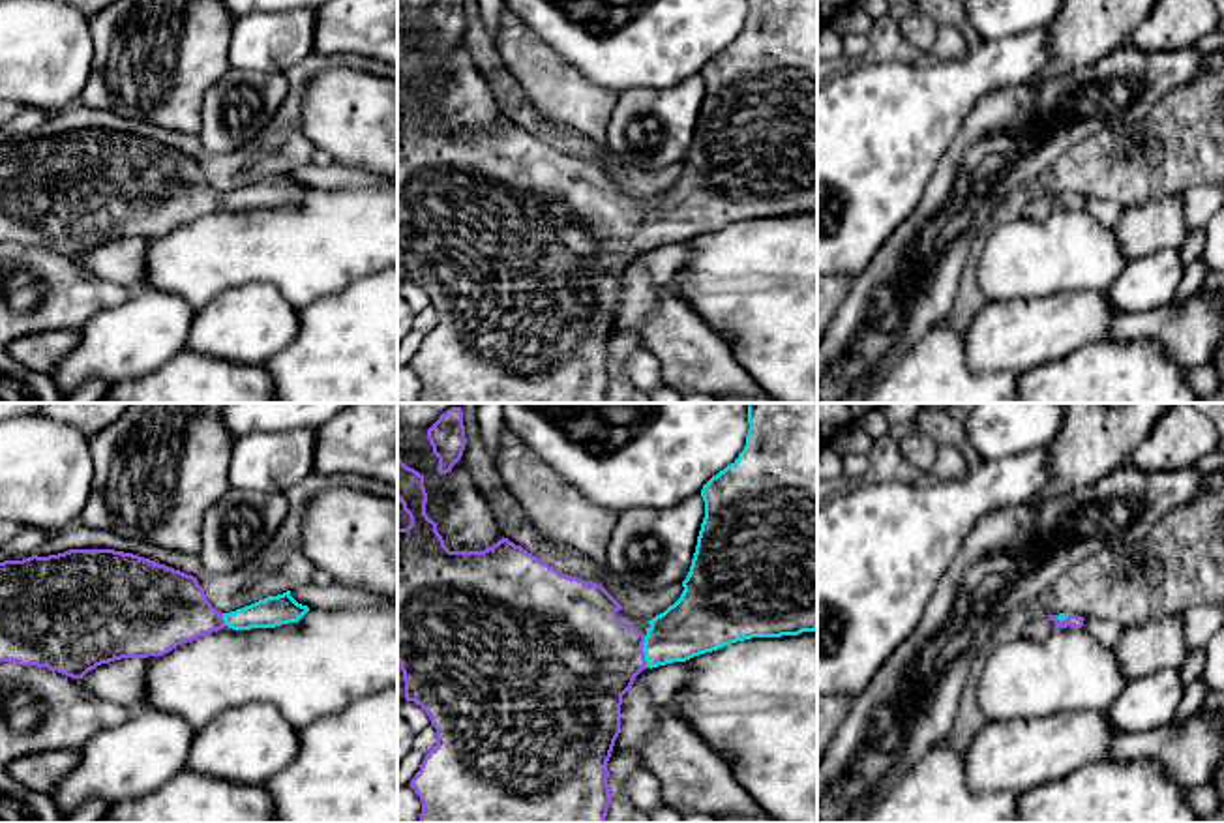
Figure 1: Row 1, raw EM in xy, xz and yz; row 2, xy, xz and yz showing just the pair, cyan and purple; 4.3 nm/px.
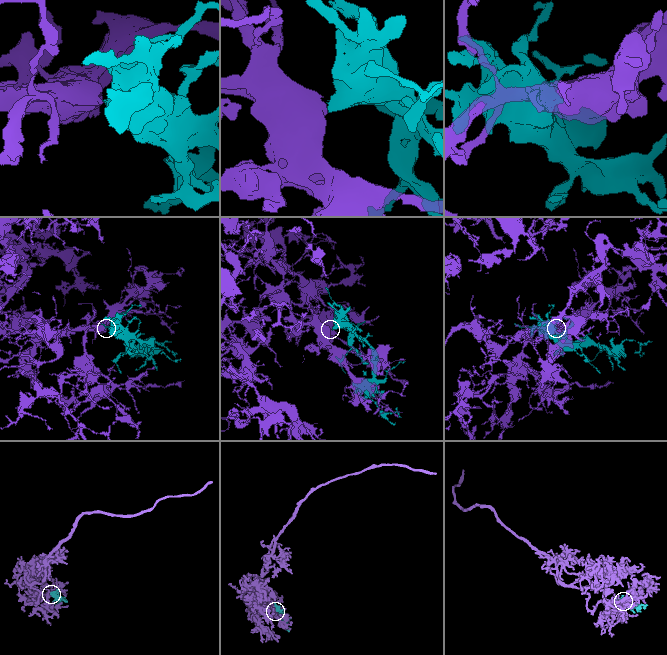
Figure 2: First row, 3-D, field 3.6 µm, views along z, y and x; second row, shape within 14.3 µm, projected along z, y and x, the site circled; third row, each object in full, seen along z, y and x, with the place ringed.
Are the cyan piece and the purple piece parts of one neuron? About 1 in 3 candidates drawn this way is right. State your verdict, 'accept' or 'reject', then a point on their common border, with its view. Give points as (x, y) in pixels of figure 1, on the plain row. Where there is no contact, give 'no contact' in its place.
accept | xz (643, 231)

